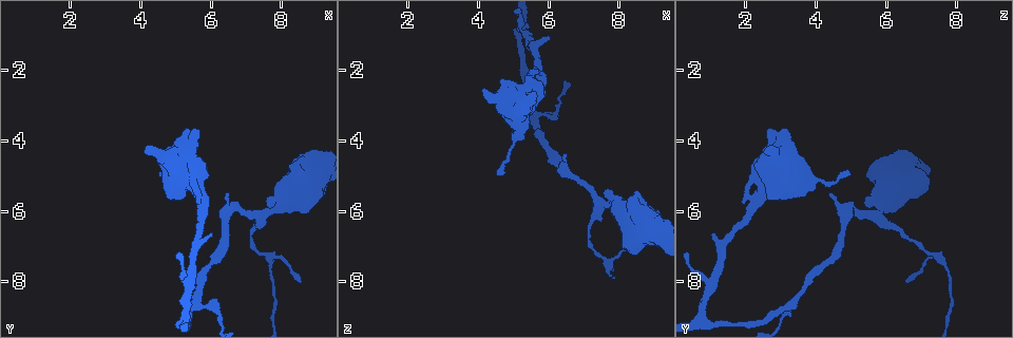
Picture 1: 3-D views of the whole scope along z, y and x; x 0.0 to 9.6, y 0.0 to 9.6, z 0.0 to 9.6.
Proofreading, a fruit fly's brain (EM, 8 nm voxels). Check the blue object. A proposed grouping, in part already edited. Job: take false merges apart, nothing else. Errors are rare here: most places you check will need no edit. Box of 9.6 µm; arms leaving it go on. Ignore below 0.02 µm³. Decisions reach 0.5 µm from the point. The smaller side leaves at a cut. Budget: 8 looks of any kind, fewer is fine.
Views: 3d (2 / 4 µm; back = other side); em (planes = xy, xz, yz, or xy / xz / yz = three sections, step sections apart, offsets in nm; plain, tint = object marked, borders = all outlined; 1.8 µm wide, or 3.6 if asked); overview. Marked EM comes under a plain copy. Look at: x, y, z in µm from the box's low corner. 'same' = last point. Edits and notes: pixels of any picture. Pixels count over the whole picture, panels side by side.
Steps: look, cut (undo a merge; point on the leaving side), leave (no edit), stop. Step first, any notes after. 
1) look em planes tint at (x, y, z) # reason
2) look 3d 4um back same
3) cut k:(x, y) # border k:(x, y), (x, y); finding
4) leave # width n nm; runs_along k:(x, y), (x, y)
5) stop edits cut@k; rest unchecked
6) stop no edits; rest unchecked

look 3d 2um at (5.65, 8.65, 3.35) # arms part here

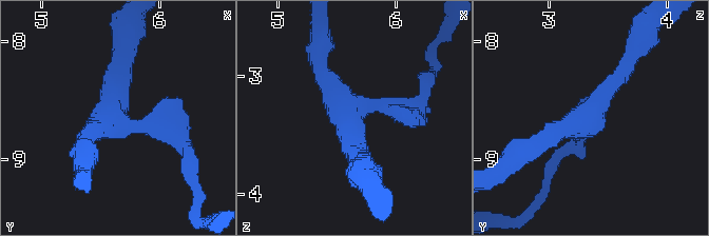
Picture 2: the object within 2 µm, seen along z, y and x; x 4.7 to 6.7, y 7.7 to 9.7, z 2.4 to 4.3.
look em planes tint at (5.58, 8.66, 3.28) # arms 3; shape alone is not enough

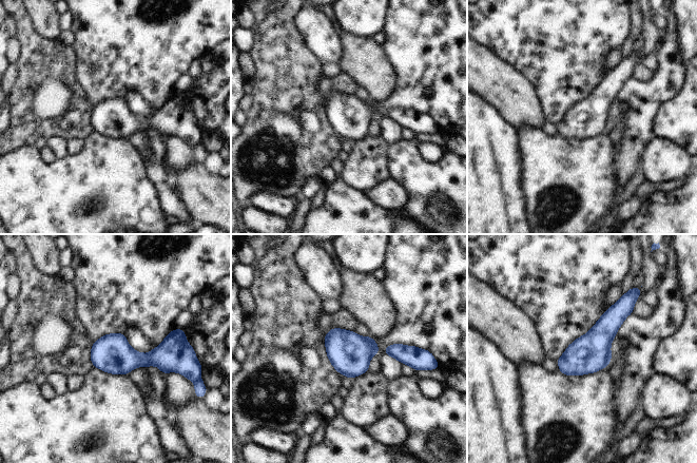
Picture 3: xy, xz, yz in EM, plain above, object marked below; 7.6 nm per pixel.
leave # width 300 nm; continuous, no second cell

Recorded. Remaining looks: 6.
look 3d 4um at (5.20, 5.05, 3.70) # calibre changes

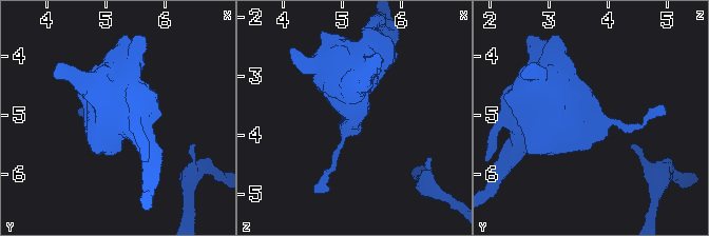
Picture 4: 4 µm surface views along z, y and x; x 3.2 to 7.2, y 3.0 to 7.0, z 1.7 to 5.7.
look em 3.6um planes tint at (5.15, 5.05, 3.75)

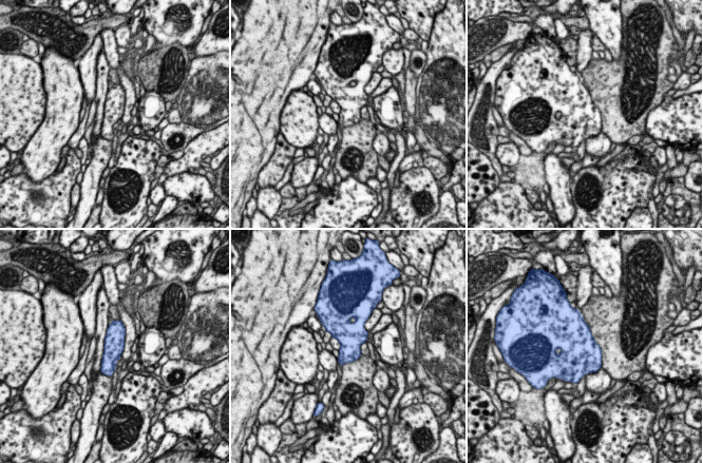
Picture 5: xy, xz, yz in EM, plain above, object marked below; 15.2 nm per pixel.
leave # continuous, no second cell

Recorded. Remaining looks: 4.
look em 3.6um planes tint at (8.85, 4.90, 6.45) # thick turns thin

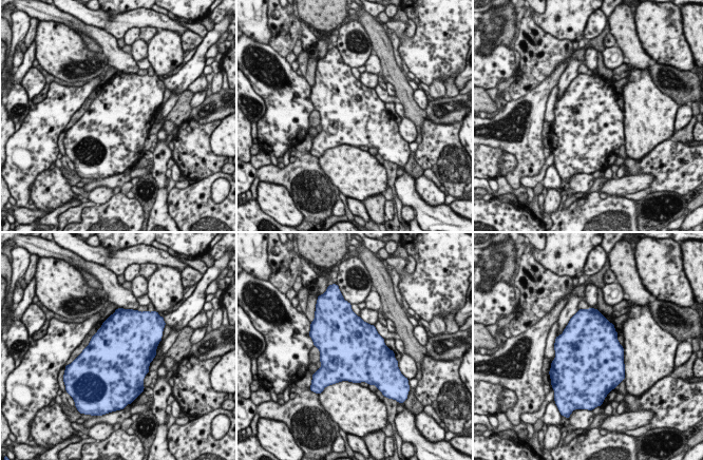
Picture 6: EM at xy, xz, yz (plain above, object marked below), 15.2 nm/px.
leave # all the same cell

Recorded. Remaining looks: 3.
look 3d 2um at (7.45, 6.10, 5.85) # thin arm on a thick one

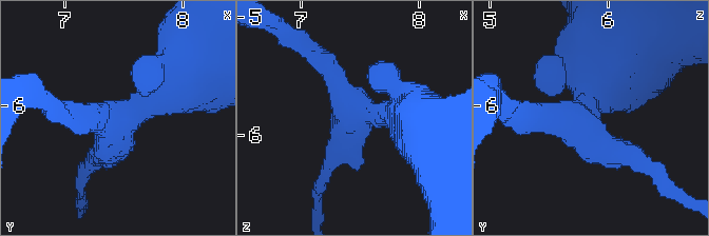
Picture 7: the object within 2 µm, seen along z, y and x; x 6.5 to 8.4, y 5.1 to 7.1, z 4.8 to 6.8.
look em planes borders at (7.50, 6.10, 5.78) # arms 3; shape alone is not enough

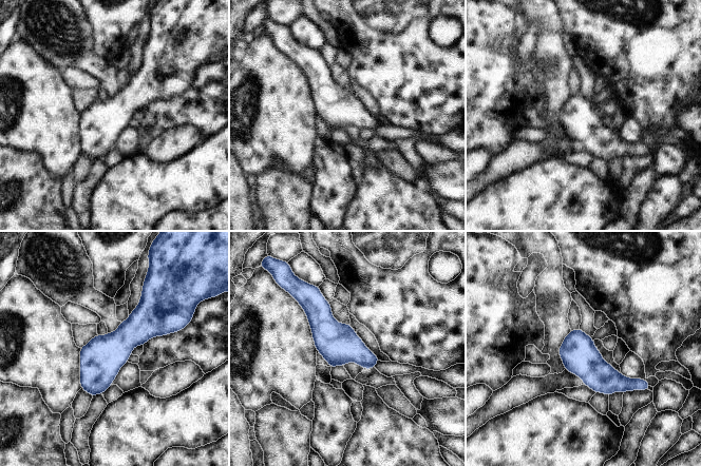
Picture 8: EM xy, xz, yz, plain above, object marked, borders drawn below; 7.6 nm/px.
leave # continuous, no second cell

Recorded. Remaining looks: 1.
stop no edits; rest unchecked

